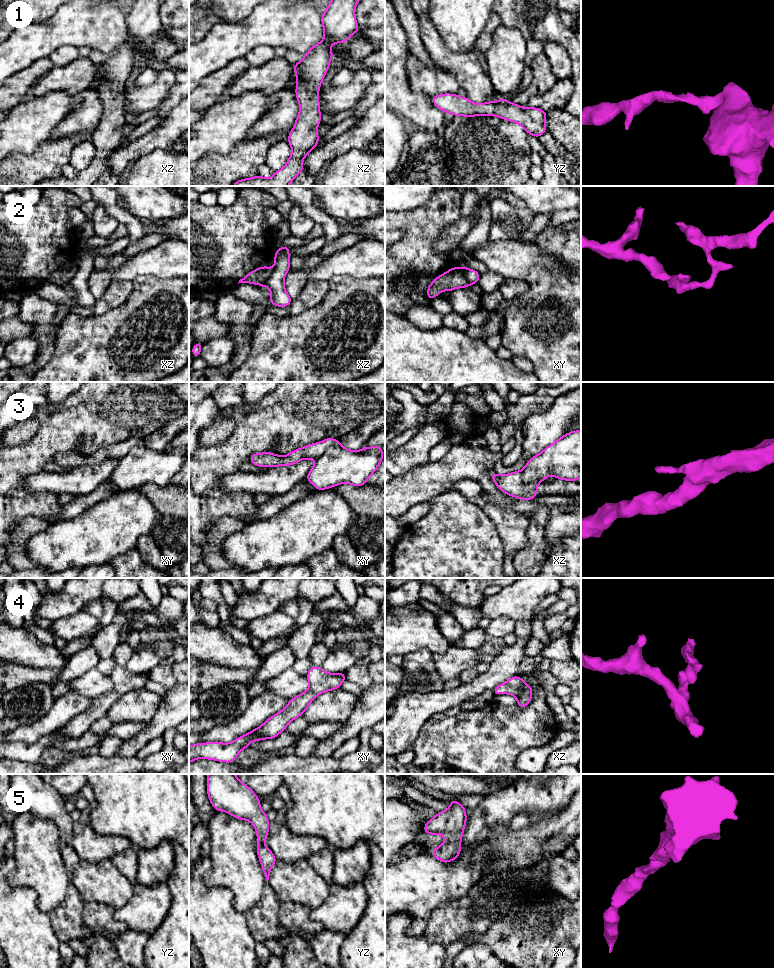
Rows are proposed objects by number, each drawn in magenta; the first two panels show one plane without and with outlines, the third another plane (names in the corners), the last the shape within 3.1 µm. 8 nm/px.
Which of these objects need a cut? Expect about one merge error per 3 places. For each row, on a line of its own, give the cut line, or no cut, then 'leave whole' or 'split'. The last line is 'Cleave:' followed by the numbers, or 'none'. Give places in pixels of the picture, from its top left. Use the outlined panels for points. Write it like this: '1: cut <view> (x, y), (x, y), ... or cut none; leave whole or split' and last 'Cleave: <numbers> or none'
1: cut none; leave whole
2: cut xy (459, 267), (469, 284); split
3: cut none; leave whole
4: cut none; leave whole
5: cut none; leave whole
Cleave: 2

